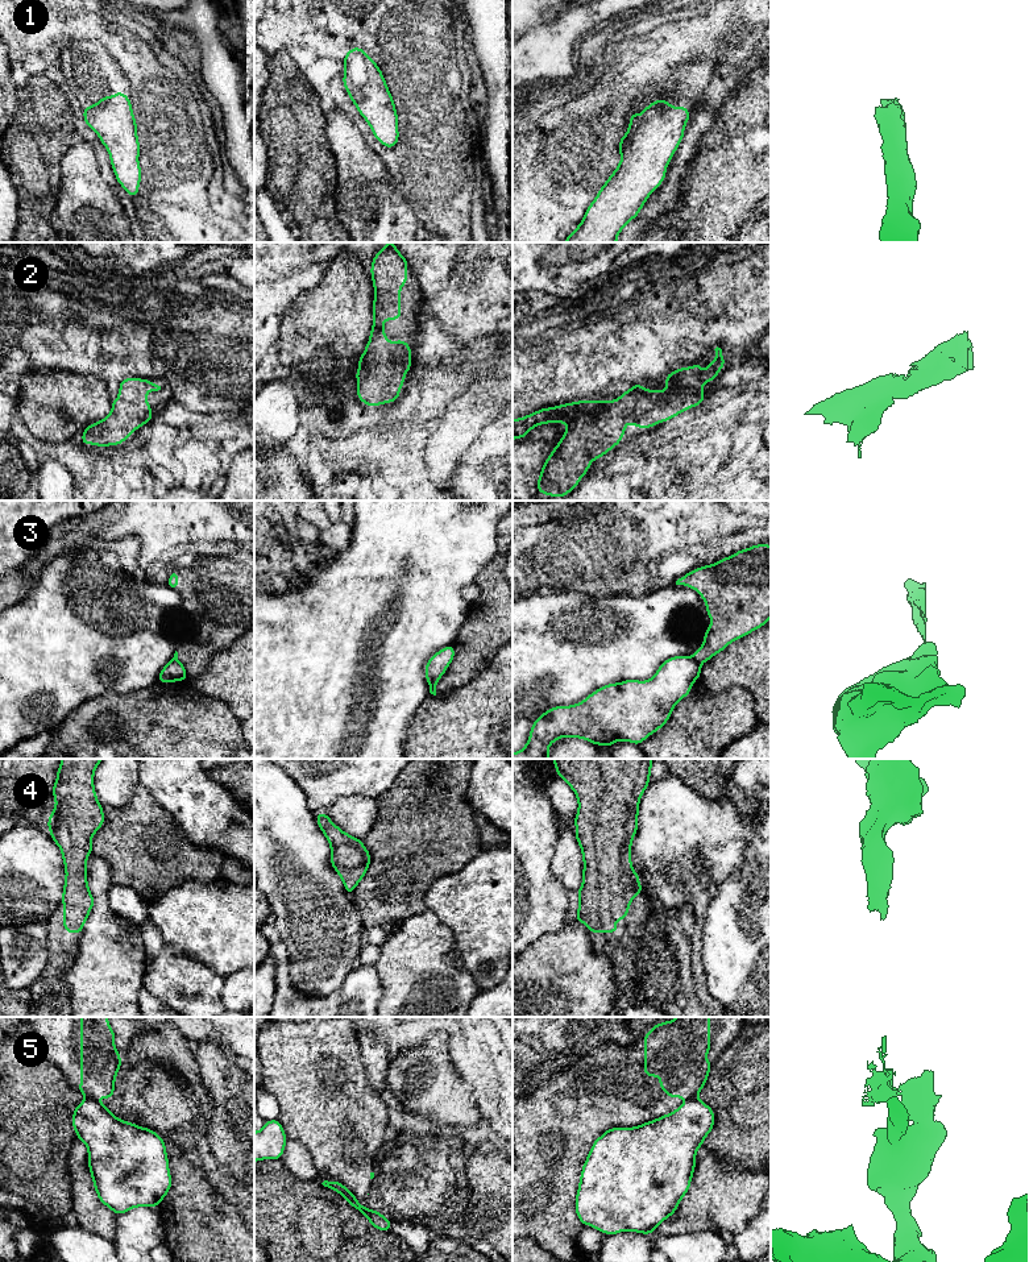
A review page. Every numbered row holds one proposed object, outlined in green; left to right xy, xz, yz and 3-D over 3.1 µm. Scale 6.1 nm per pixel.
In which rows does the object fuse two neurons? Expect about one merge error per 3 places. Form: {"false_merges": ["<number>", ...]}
{"false_merges": ["3", "5"]}

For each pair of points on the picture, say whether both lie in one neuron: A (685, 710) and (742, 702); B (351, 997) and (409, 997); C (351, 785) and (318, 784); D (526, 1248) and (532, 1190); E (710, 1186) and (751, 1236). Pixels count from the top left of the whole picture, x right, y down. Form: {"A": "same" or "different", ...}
{"A": "same", "B": "different", "C": "same", "D": "different", "E": "different"}

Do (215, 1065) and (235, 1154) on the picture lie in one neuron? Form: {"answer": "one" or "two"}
{"answer": "one"}

